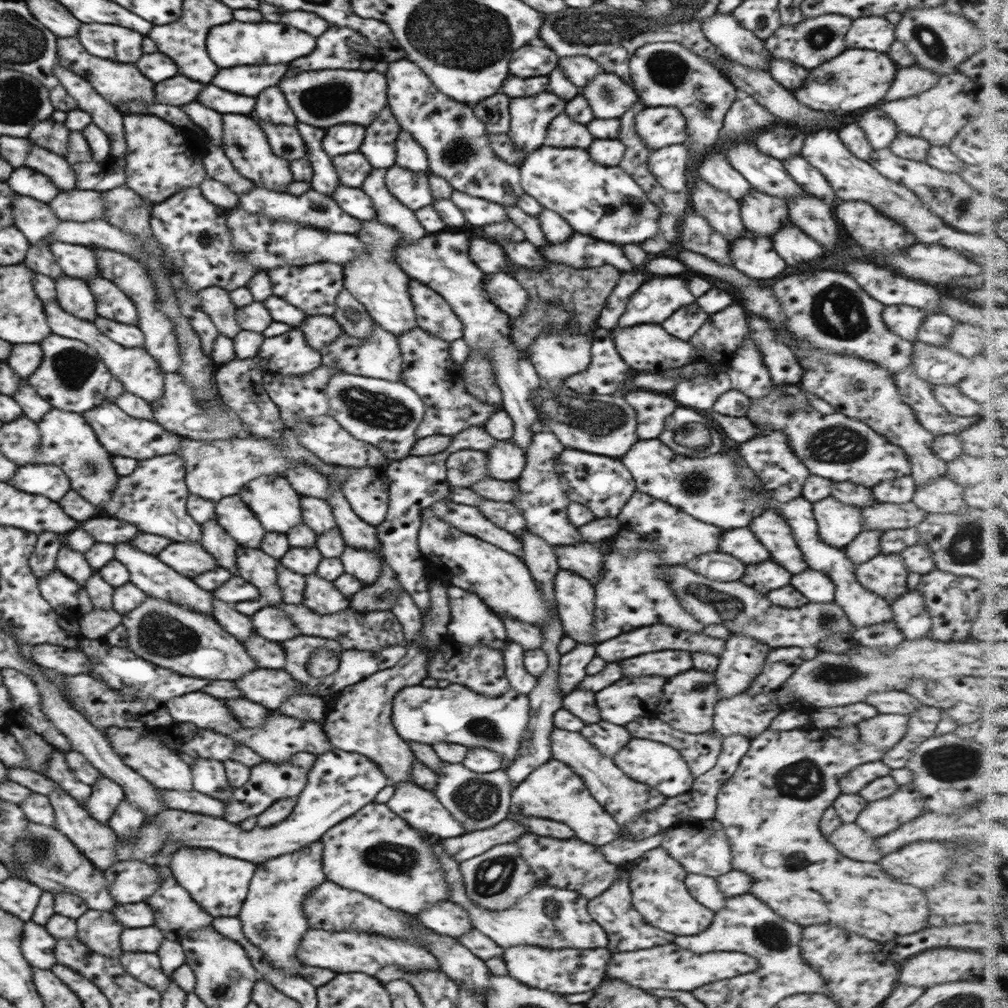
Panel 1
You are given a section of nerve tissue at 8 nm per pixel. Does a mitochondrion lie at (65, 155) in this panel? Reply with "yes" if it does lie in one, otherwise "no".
no

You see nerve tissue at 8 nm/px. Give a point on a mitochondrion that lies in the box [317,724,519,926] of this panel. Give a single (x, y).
(396, 859)

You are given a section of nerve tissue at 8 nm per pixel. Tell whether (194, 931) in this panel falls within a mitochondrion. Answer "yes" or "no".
no

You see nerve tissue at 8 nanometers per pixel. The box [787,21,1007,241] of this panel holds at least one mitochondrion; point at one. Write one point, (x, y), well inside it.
(926, 37)

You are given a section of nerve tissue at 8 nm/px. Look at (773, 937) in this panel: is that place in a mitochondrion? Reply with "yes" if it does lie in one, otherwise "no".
yes

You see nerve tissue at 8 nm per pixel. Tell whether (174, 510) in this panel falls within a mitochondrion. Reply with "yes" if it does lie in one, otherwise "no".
no

